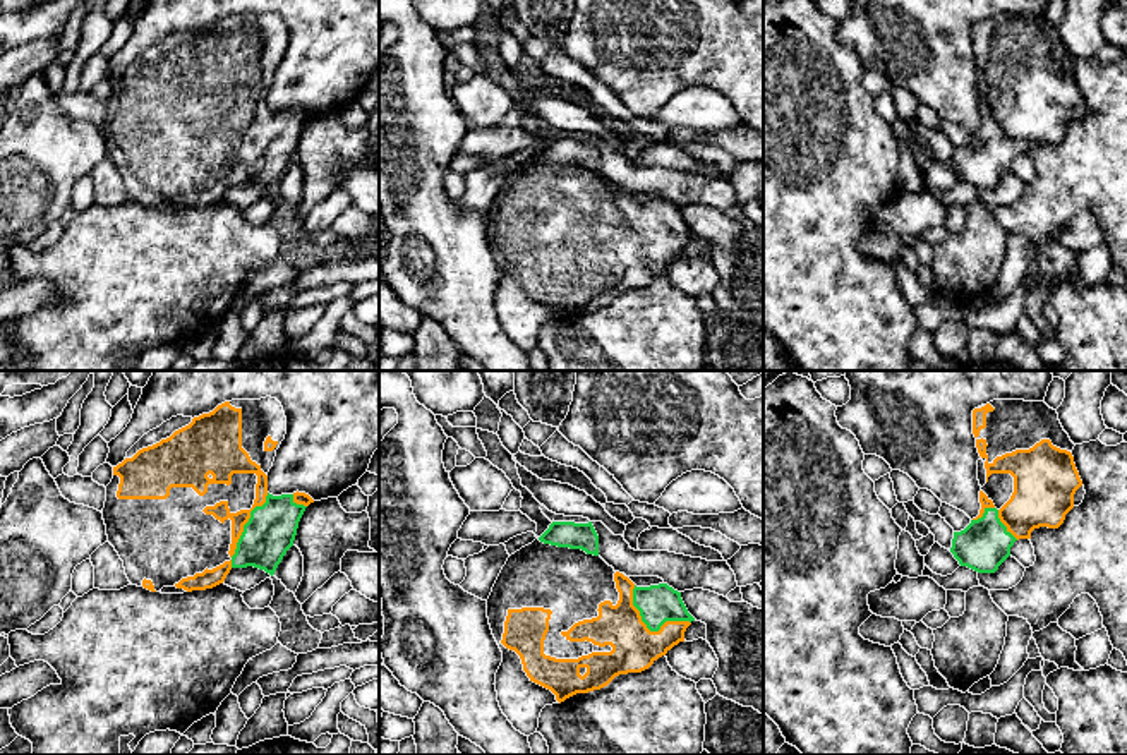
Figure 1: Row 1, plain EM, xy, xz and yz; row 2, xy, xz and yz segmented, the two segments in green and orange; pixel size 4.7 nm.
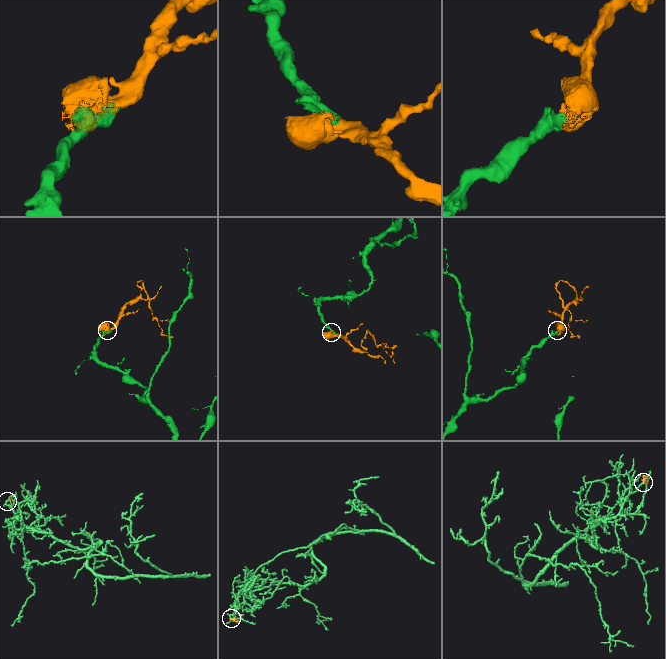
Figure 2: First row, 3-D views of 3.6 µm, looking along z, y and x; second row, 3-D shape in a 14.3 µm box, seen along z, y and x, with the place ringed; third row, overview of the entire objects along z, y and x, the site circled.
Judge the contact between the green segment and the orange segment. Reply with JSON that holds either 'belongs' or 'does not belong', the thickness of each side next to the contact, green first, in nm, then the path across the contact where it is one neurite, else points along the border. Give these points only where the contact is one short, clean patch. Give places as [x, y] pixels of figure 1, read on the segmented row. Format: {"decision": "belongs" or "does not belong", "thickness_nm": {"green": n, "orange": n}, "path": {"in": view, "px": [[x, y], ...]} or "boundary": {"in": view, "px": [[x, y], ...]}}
{"decision": "belongs", "thickness_nm": {"green": 180, "orange": 220}}

